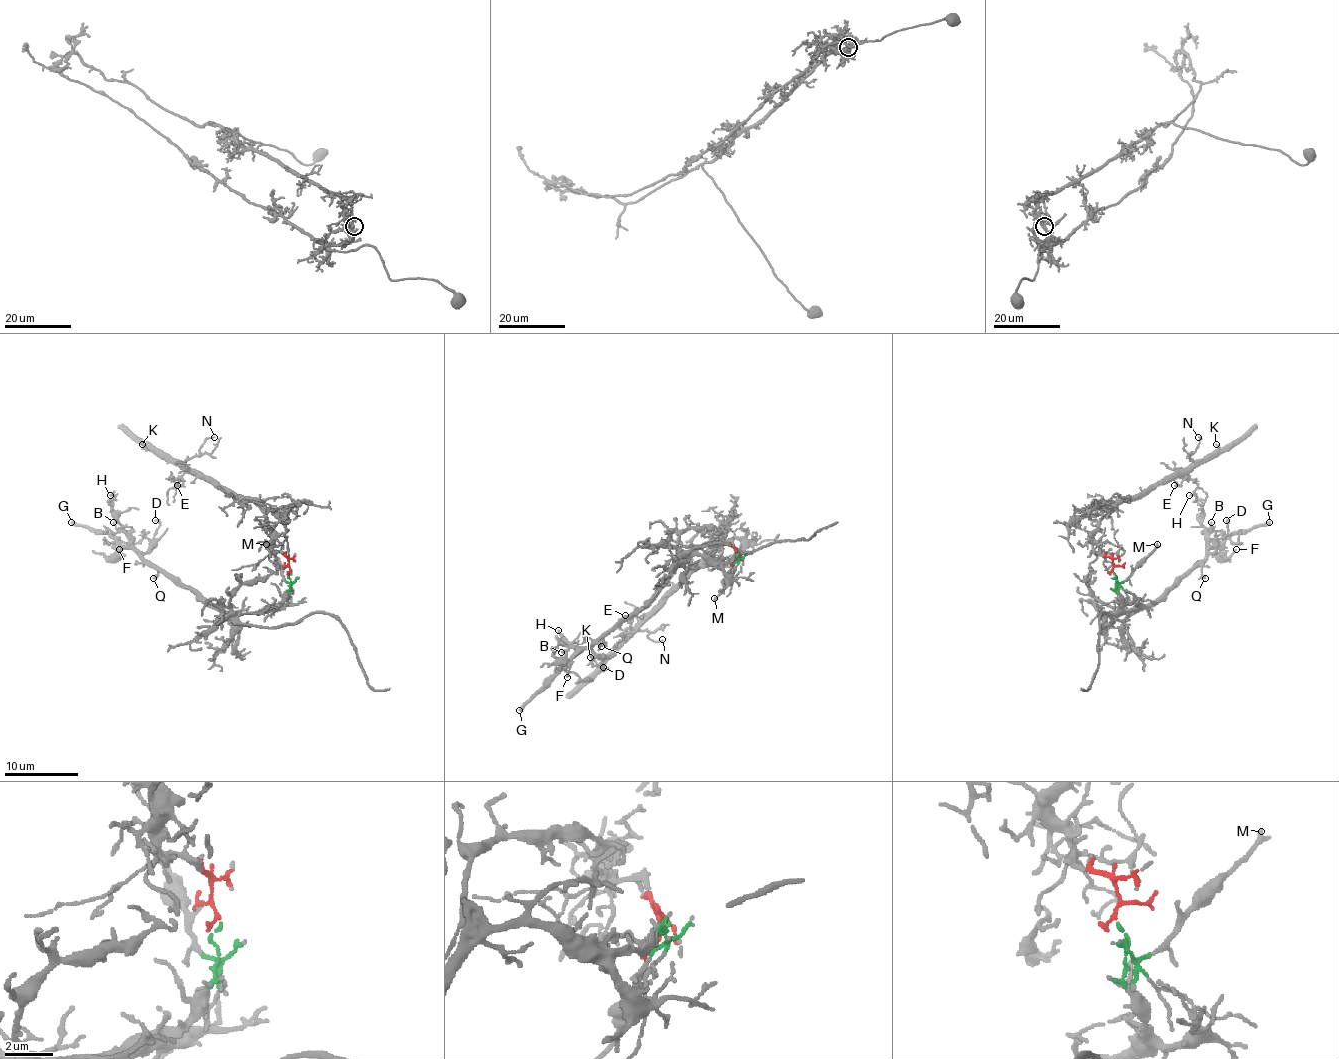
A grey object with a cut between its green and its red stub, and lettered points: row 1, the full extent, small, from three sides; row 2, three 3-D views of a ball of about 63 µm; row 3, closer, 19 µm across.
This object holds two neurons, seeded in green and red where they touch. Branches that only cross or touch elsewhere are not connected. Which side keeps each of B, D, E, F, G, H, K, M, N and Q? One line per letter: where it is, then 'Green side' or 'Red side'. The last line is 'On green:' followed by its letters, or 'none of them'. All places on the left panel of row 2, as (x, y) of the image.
B: Place: (113, 522). Green side
D: Place: (155, 520). Green side
E: Place: (177, 485). Red side
F: Place: (119, 549). Green side
G: Place: (71, 522). Green side
H: Place: (110, 495). Green side
K: Place: (142, 444). Red side
M: Place: (266, 544). Green side
N: Place: (214, 437). Red side
Q: Place: (153, 578). Green side
On green: B, D, F, G, H, M, Q

